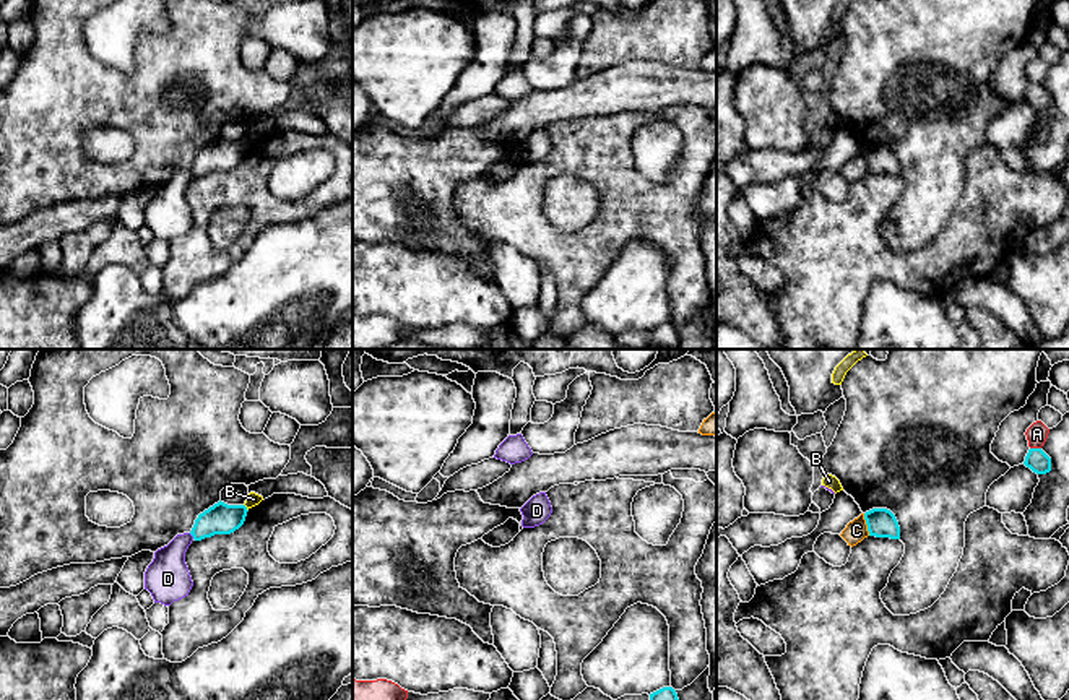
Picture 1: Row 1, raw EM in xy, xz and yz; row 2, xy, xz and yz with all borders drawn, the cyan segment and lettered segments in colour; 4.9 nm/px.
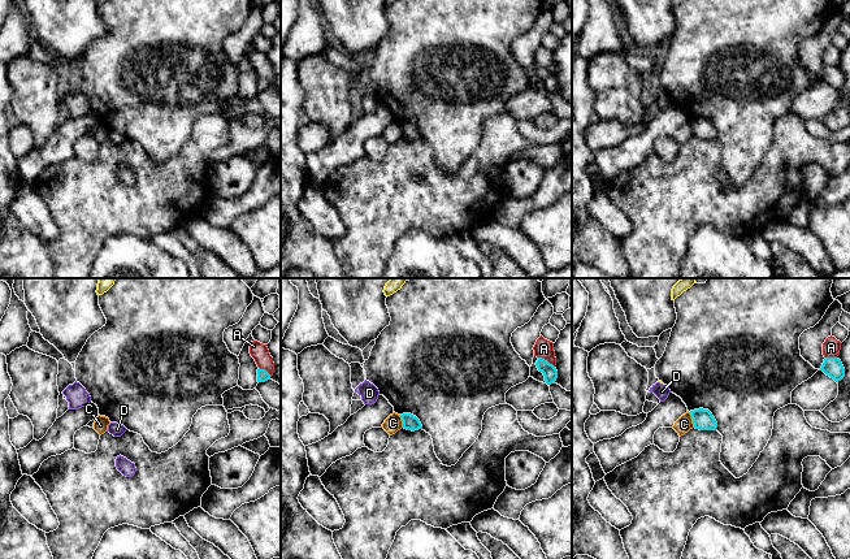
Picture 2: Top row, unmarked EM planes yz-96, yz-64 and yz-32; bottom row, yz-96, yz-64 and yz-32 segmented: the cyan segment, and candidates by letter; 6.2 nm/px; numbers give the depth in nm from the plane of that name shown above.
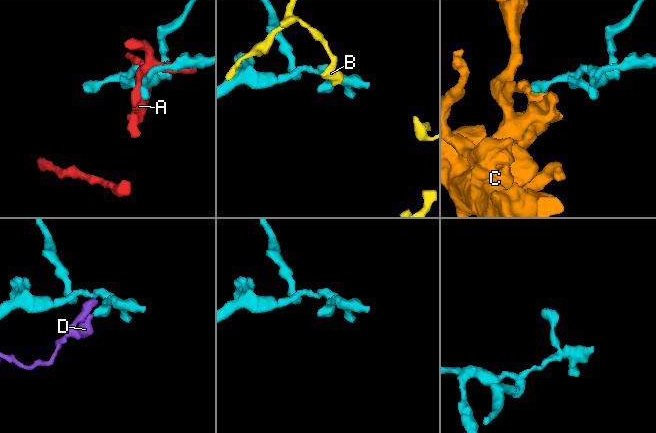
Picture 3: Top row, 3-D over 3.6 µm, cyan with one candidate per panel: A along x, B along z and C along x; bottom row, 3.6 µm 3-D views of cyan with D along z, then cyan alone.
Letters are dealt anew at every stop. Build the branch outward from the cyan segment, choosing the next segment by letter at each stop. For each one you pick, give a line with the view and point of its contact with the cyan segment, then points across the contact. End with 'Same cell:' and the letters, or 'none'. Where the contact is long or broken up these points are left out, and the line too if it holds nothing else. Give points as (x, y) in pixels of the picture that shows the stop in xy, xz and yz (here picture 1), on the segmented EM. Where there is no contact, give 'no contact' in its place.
Same cell: none

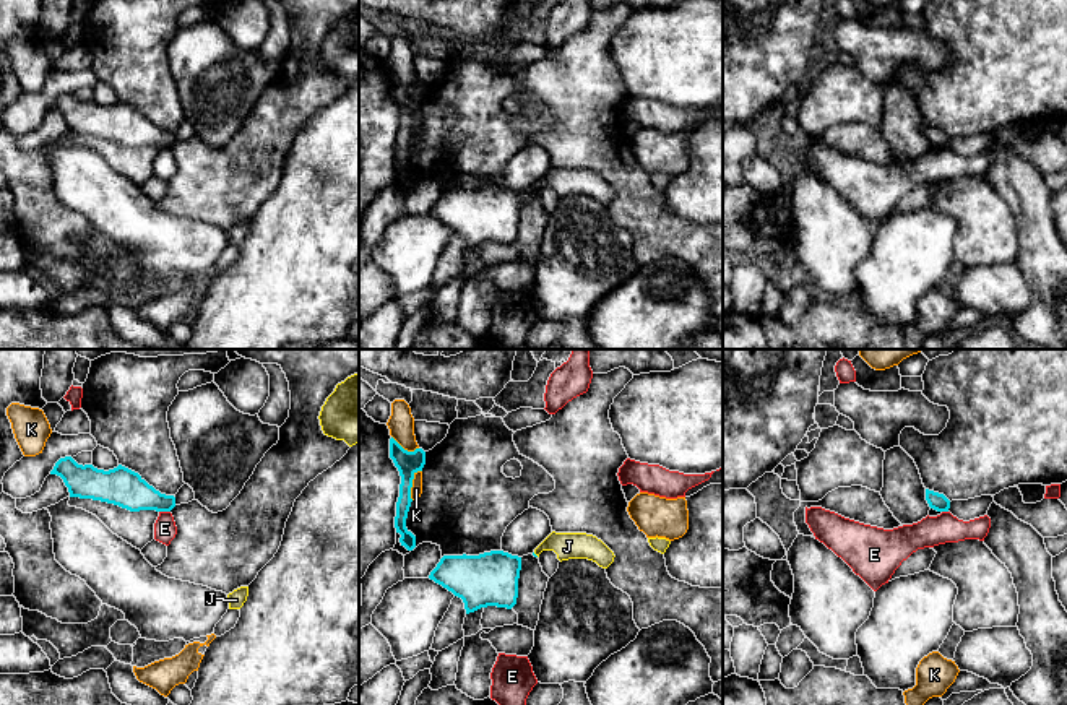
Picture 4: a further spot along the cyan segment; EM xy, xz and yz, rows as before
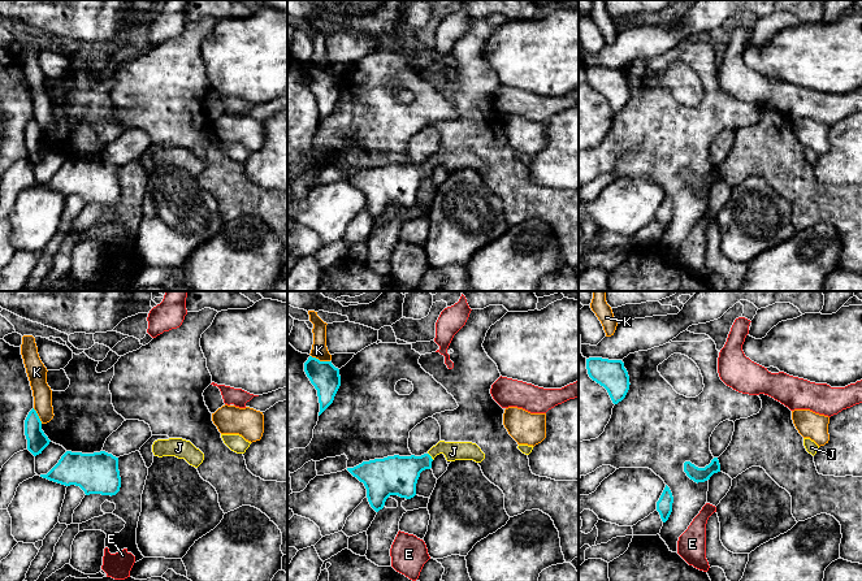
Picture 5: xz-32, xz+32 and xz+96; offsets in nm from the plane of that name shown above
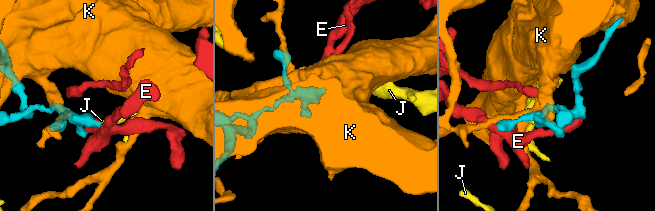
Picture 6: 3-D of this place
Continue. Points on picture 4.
J: meets cyan in xz at (535, 554); runs through xz (533, 553), (535, 554), (543, 546), (567, 546)
Same cell: J

